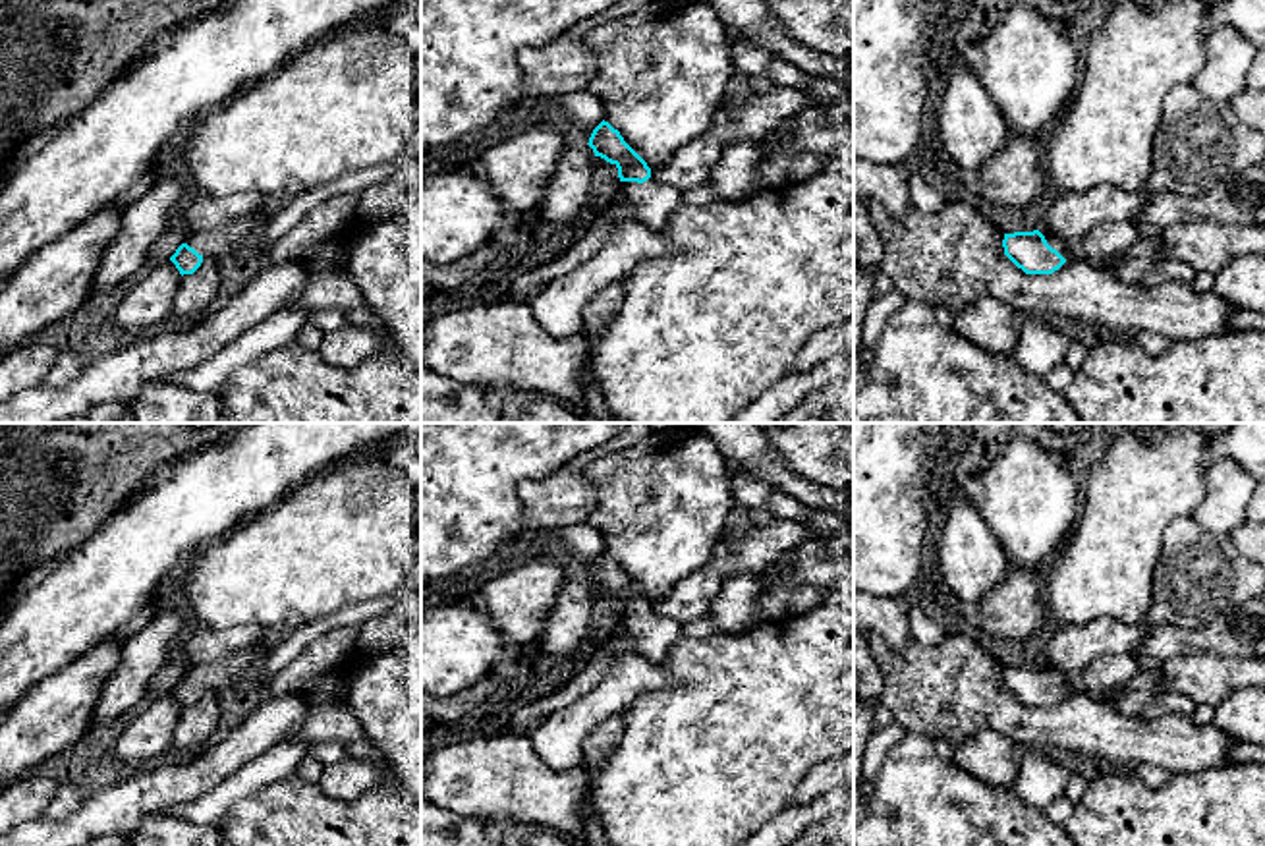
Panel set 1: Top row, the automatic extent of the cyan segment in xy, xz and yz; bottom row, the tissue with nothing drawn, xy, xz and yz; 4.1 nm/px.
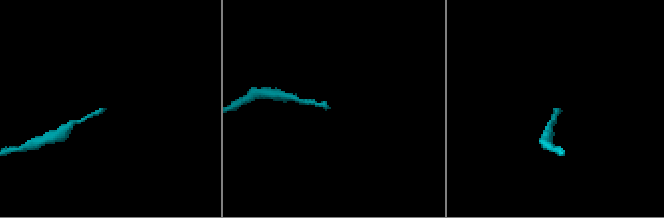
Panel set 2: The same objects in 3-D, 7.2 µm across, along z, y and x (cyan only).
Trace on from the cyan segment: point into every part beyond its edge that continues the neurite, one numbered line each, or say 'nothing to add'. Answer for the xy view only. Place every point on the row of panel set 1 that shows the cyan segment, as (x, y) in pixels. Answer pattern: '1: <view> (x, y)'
1: xy (219, 242)

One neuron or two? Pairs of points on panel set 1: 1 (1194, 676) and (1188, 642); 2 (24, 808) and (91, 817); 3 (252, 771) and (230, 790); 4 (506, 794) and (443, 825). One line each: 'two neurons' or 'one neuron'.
1: two neurons
2: two neurons
3: one neuron
4: two neurons

